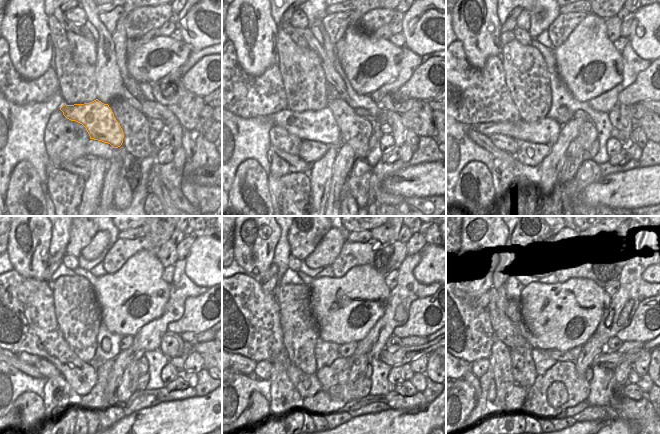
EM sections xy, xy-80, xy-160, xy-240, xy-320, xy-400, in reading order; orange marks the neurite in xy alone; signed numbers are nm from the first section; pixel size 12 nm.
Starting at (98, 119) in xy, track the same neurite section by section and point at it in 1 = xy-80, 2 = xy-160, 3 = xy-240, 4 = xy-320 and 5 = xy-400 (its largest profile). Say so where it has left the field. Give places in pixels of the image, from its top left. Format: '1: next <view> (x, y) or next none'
1: next xy-80 (321, 126)
2: next xy-160 (546, 130)
3: next xy-240 (22, 356)
4: next xy-320 (244, 365)
5: next xy-400 (466, 366)

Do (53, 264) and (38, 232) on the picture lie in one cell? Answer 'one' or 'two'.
two

